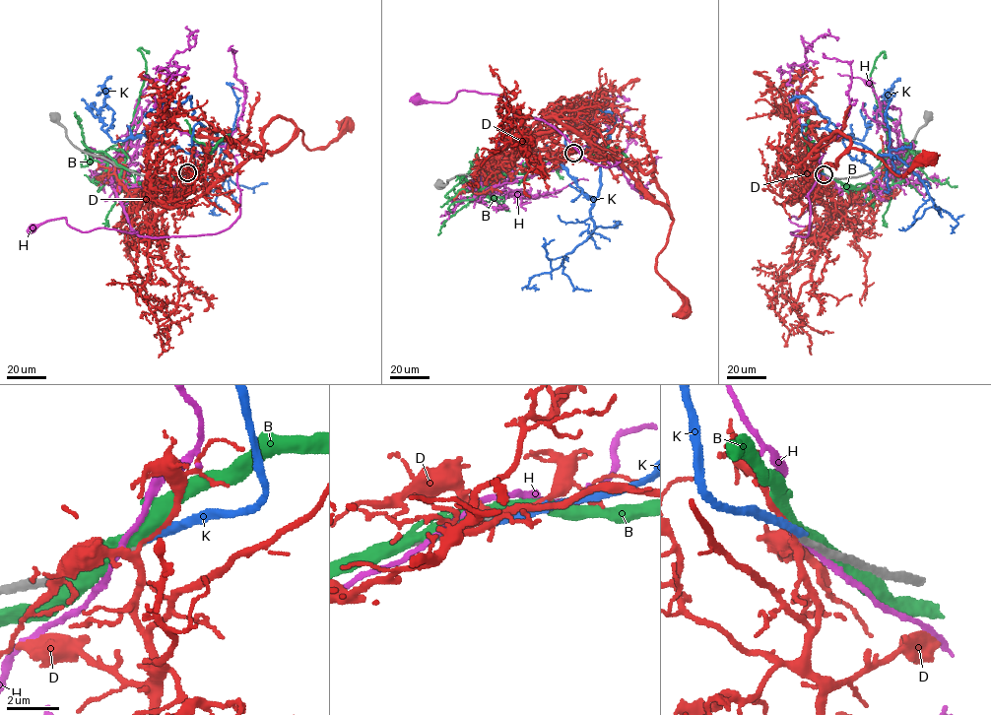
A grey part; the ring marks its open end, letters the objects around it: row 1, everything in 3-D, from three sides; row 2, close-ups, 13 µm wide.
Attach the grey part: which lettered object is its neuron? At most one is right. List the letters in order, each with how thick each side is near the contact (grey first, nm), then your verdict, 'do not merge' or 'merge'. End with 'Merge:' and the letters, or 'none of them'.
B: 280 nm thick on the grey side, 460 nm on the other; do not merge
D: 280 nm thick on the grey side, 240 nm on the other; do not merge
H: 280 nm thick on the grey side, 180 nm on the other; do not merge
K: 280 nm thick on the grey side, 260 nm on the other; merge
Merge: K

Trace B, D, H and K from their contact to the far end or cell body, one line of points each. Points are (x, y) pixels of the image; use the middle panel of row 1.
B: (569, 154), (520, 173), (491, 174), (508, 183), (559, 165), (561, 167), (557, 171), (562, 179)
D: (572, 152), (583, 161), (602, 152), (667, 210), (673, 223), (656, 272), (679, 292), (683, 313)
H: (569, 153), (548, 163), (485, 171), (514, 120), (504, 97), (464, 90), (448, 102), (416, 100)
K: (572, 153), (606, 130), (603, 155), (614, 115), (570, 105), (564, 152), (498, 152), (515, 178)

